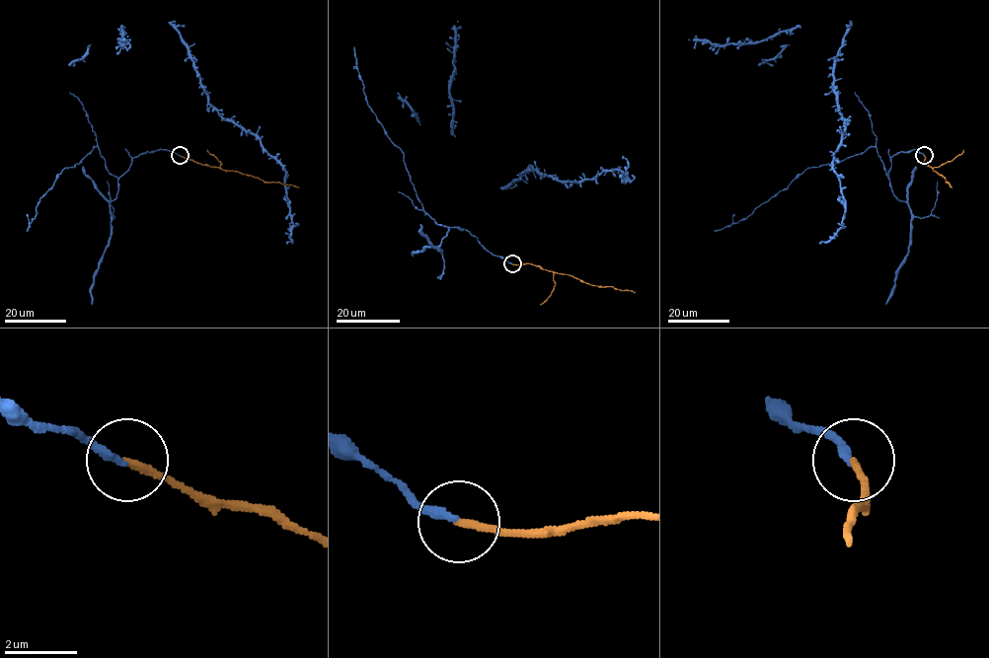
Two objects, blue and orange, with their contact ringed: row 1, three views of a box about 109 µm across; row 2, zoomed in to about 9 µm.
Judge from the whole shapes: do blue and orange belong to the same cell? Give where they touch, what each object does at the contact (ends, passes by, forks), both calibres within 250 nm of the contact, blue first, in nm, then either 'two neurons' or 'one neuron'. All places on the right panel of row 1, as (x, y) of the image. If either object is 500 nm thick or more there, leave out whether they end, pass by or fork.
place (924, 155); blue ends; orange ends; calibres 240 and 200 nm; one neuron

